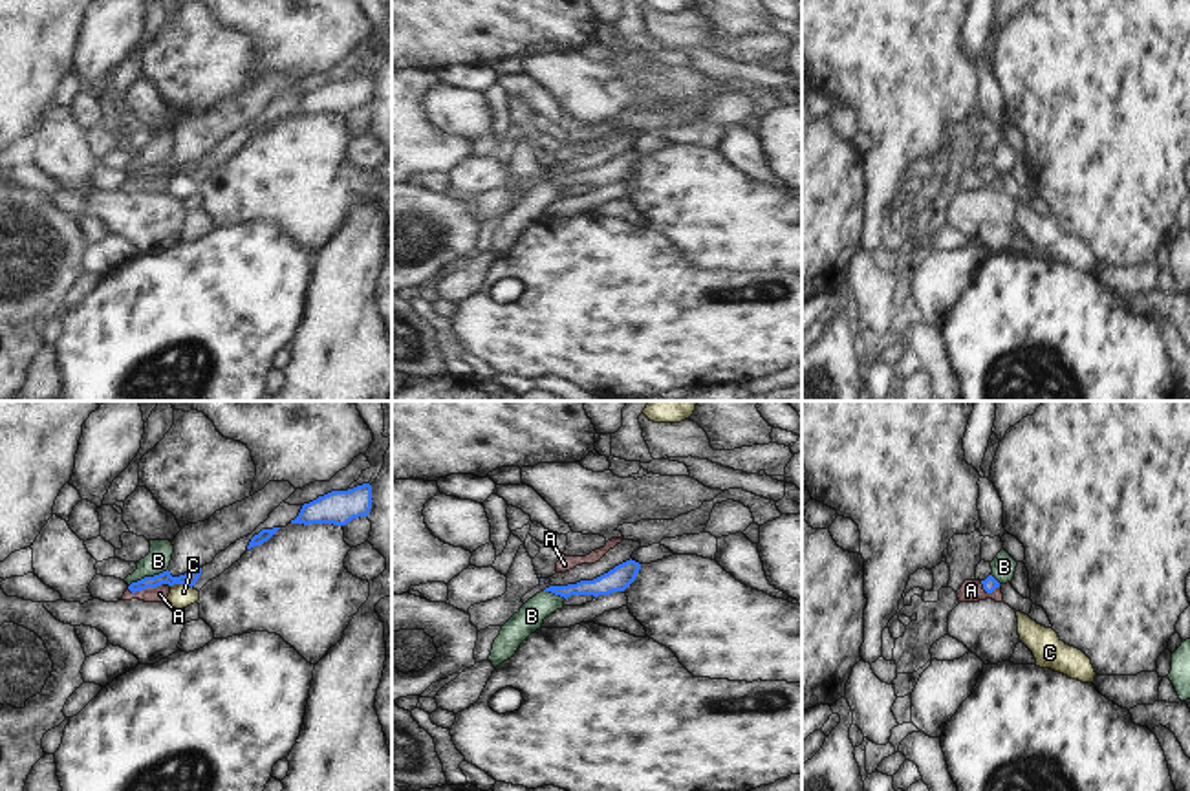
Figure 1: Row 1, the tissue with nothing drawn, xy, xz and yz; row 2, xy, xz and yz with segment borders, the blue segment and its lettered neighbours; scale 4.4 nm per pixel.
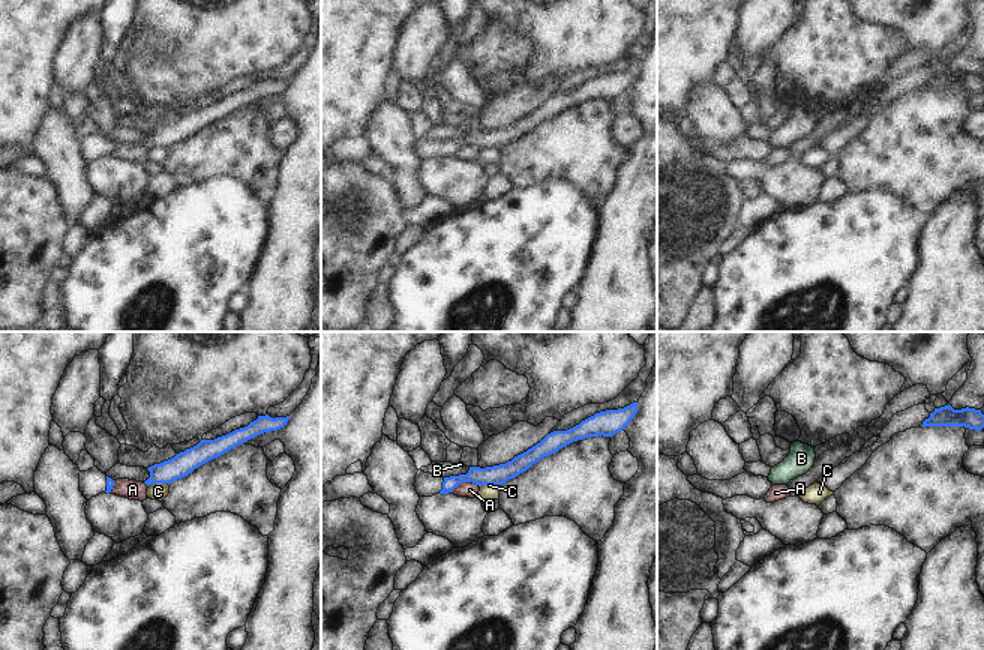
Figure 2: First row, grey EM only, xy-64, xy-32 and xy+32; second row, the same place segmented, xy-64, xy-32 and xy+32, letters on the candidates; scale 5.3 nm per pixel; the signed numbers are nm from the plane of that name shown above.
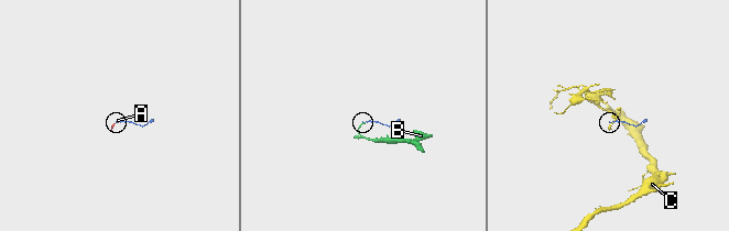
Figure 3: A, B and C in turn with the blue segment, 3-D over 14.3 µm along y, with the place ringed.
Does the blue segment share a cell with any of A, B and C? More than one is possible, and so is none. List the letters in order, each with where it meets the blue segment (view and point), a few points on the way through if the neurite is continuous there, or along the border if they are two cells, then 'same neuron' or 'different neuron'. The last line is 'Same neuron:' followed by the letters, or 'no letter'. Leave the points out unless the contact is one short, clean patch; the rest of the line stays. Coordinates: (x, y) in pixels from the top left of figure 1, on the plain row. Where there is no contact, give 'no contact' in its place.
A: contact xy (145, 178); border xy (163, 173), (152, 178), (129, 180); different neuron
B: contact xy (147, 167); border xy (167, 158), (145, 165), (129, 176); different neuron
C: contact xy (182, 173); border xy (171, 174), (187, 174), (191, 178); different neuron
Same neuron: no letter

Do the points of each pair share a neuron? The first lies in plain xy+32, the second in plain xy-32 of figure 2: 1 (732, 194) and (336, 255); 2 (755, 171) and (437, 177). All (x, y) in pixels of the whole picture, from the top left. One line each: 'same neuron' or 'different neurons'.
1: same neuron
2: same neuron

